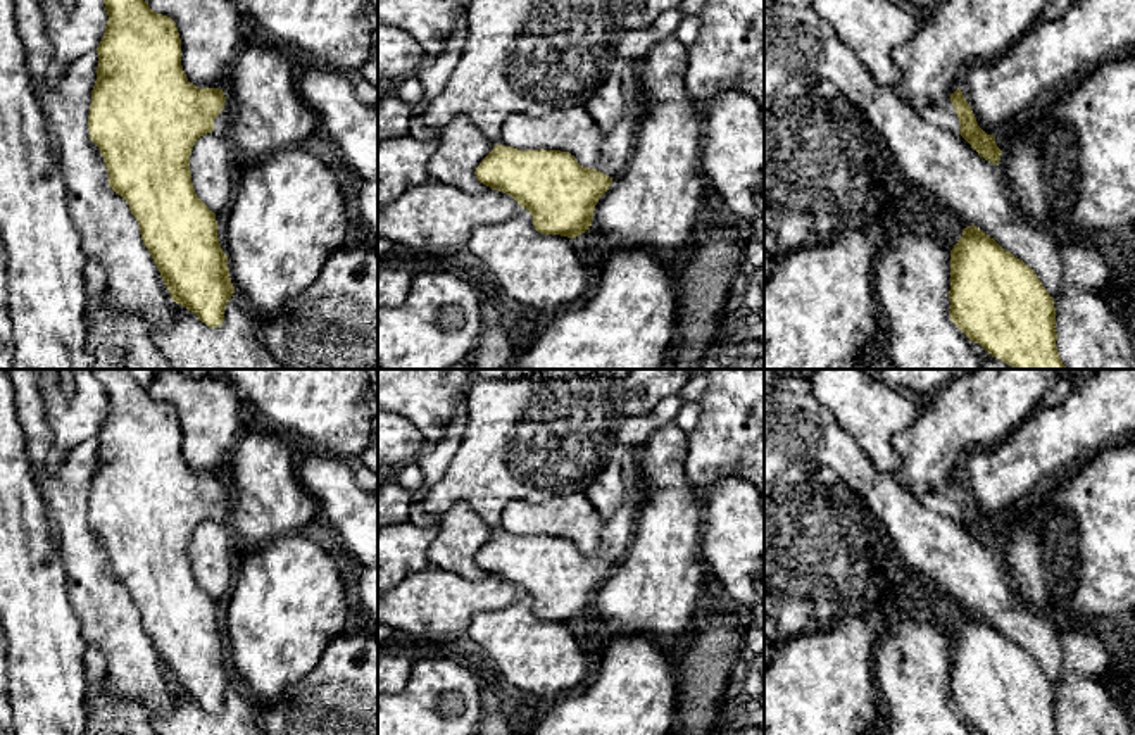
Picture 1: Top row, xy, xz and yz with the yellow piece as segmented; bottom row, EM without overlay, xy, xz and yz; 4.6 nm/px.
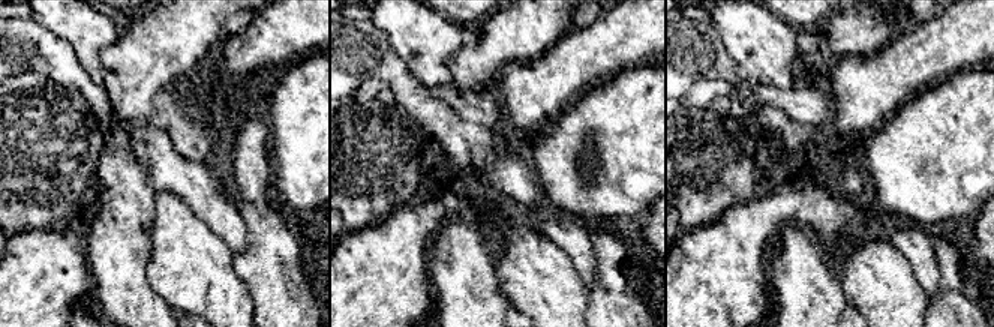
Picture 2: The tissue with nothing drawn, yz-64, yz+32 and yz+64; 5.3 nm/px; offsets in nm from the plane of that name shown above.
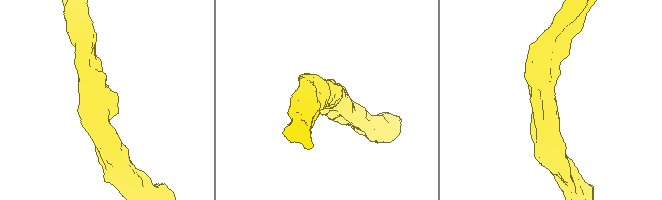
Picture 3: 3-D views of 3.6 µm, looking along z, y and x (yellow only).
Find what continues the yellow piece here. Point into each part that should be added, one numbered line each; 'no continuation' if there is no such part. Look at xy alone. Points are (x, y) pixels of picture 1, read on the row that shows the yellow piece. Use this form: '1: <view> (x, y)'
1: xy (221, 123)

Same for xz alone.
1: xz (618, 145)

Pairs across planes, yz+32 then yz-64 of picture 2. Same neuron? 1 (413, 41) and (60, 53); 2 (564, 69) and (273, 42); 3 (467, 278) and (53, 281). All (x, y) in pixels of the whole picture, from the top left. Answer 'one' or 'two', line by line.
1: two
2: one
3: two

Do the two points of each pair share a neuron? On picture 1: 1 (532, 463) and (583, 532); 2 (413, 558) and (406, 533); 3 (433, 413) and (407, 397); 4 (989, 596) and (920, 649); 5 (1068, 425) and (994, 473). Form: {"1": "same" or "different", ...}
{"1": "different", "2": "same", "3": "same", "4": "different", "5": "same"}

